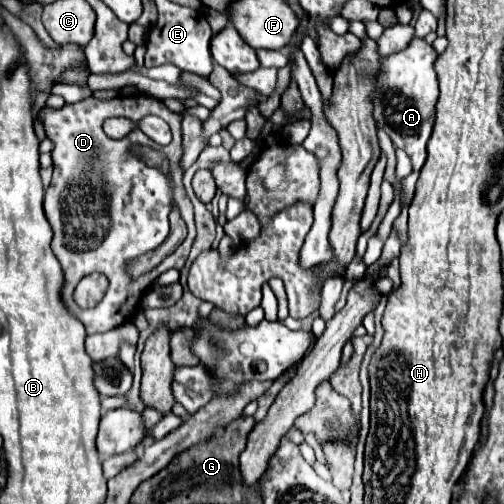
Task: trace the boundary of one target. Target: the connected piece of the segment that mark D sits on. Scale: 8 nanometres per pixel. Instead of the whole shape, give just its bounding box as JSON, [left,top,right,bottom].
[39,94,195,334]

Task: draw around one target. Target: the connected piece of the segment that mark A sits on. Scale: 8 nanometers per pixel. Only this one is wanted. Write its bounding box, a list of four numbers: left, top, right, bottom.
[373,38,439,172]

